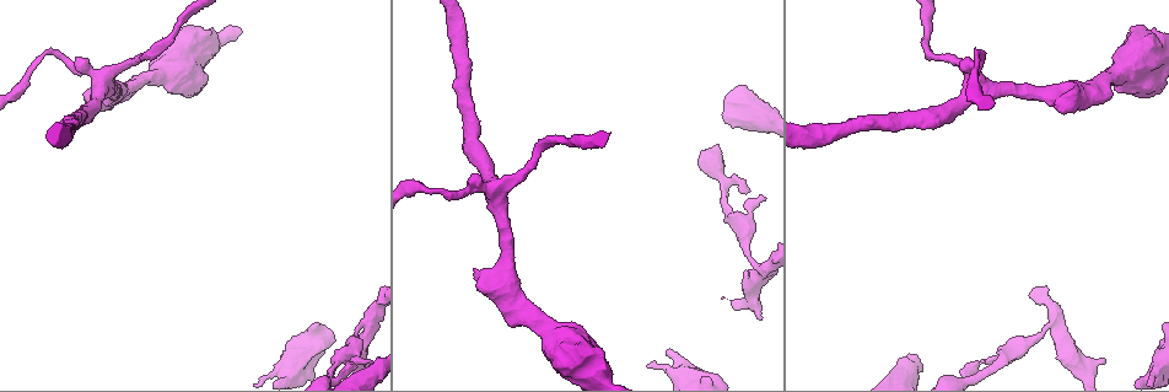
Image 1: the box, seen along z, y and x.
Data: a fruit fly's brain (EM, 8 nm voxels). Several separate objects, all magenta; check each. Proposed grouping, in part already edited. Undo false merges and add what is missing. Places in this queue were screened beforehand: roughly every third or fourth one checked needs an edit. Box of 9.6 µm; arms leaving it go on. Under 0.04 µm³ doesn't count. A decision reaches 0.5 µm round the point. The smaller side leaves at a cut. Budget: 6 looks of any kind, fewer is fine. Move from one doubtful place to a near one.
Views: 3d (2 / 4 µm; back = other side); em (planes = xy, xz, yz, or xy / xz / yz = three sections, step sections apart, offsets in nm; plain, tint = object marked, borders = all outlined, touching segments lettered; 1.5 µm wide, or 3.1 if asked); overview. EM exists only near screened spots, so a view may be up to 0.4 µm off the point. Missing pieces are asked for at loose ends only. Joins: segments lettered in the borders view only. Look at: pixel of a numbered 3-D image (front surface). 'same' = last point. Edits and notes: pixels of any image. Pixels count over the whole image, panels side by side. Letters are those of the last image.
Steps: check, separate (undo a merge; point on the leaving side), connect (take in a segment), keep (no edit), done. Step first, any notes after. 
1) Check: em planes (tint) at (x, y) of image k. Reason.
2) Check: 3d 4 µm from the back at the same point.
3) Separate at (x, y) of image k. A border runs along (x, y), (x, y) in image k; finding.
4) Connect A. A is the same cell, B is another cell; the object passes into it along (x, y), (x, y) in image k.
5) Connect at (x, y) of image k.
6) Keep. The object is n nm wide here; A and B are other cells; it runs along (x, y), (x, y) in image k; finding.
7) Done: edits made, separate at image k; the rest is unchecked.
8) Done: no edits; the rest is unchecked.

Check: 3d 2 µm at (760, 269) of image 1. Three-way junction.

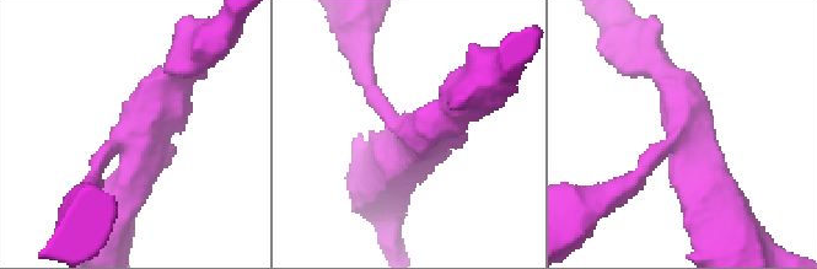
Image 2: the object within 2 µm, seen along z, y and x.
Check: em yz step 8 (tint) at (397, 122) of image 2. 3 arms meet here; the arms are 220, 260, 340 nm wide.

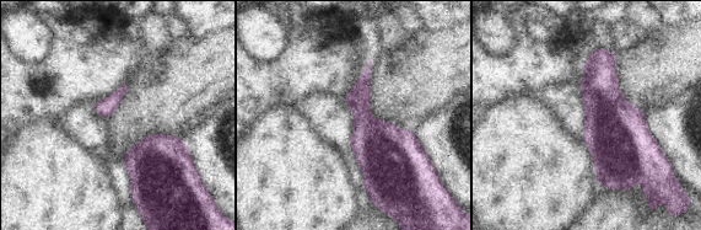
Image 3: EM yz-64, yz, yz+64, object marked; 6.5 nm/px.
Check: em xz step 4 (borders) at the same point. Another direction.

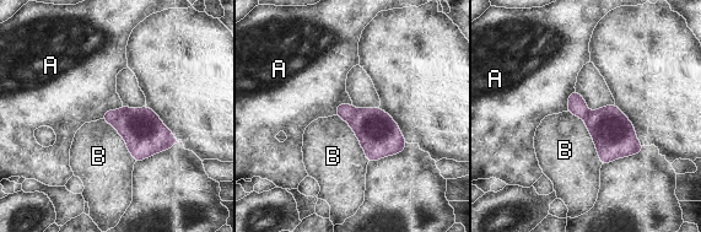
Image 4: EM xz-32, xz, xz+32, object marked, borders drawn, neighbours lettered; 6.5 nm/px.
Separate at (145, 134) of image 4. The longest contact is with B, 420 nm; A and B are other cells; a border runs along (118, 111), (117, 119), (112, 124) in image 4; two cells meet here.

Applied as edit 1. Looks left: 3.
Check: overview. Redraw.

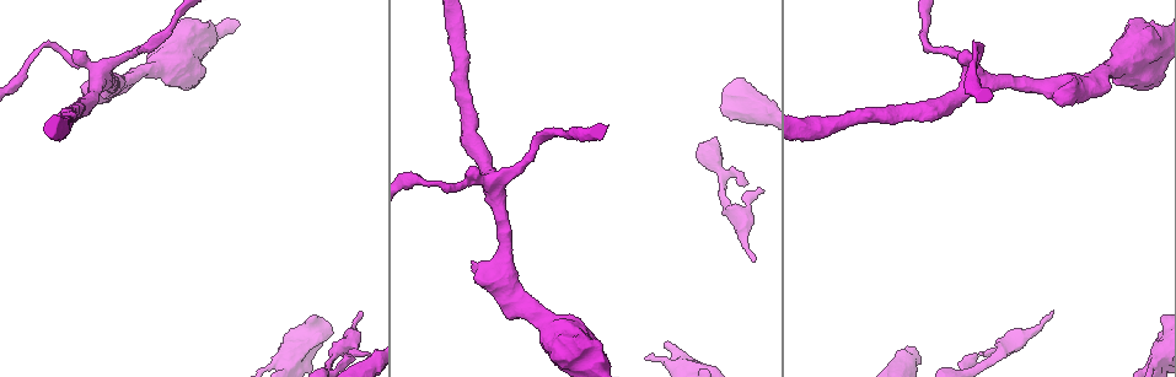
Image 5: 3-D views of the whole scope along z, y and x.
Check: 3d 4 µm from the back at (284, 361) of image 5. Calibre changes.

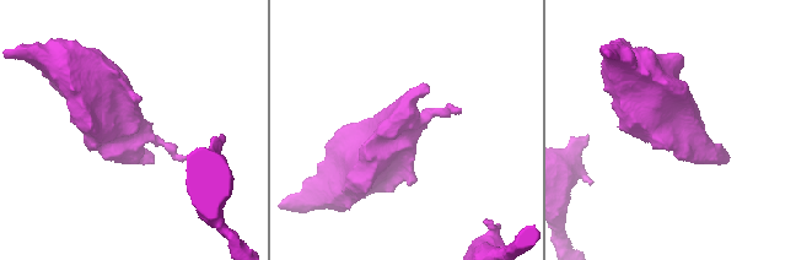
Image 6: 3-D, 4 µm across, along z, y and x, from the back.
Check: em xy step 8 (borders) at (408, 120) of image 6. Shape alone is not enough.

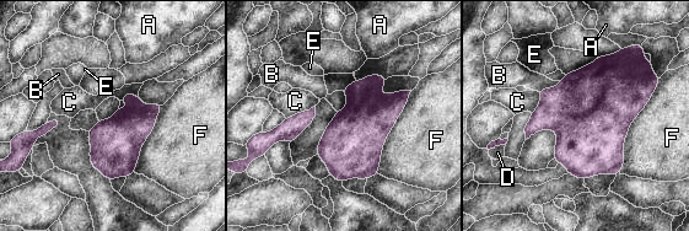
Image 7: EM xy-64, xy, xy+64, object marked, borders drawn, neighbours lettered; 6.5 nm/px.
Keep. The longest contact is with F, 600 nm; A, B, C, D, E and F are other cells; a border runs along (315, 105), (285, 118) in image 7; all the same cell.

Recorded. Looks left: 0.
Done: edits made, separate at image 4; the rest is unchecked.

